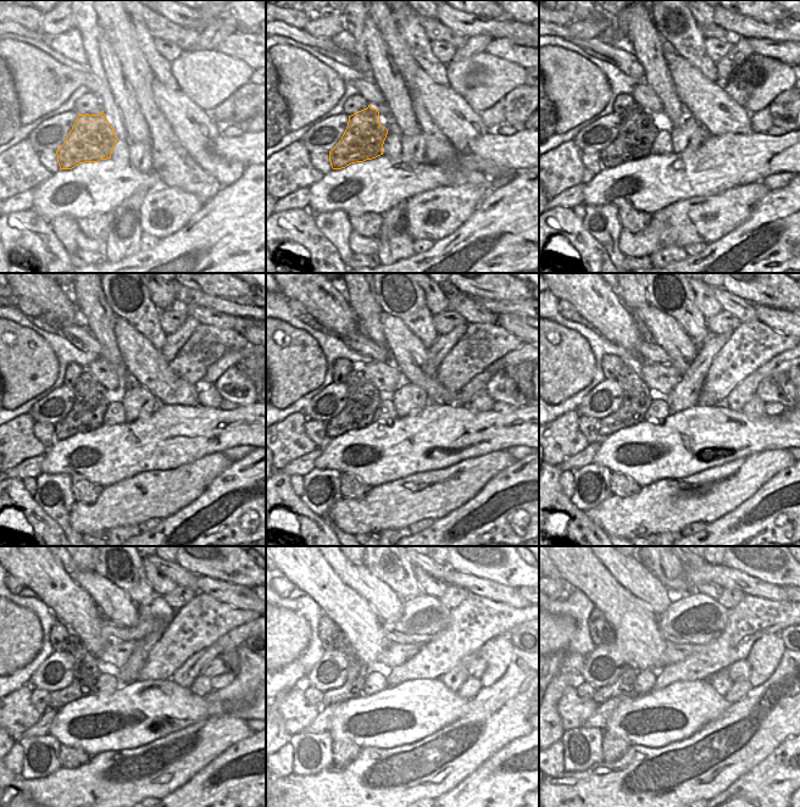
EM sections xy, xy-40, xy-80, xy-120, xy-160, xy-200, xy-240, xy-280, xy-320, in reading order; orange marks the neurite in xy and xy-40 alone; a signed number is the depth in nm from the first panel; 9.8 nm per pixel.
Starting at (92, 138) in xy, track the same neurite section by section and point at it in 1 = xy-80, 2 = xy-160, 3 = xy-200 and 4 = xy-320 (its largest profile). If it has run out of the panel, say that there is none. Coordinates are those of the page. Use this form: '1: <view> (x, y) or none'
1: xy-80 (637, 134)
2: xy-160 (364, 399)
3: xy-200 (635, 395)
4: xy-320 (623, 688)

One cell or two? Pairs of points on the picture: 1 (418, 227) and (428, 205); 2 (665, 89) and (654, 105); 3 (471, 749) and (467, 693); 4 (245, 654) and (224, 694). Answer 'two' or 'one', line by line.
1: one
2: two
3: two
4: one

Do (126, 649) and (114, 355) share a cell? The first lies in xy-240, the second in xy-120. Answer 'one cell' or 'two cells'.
two cells

